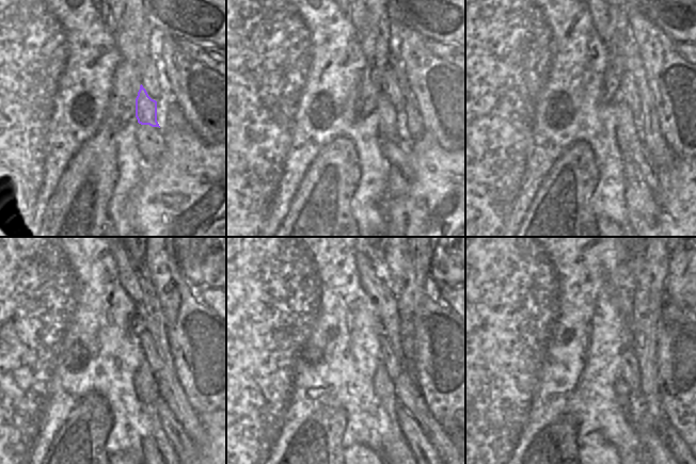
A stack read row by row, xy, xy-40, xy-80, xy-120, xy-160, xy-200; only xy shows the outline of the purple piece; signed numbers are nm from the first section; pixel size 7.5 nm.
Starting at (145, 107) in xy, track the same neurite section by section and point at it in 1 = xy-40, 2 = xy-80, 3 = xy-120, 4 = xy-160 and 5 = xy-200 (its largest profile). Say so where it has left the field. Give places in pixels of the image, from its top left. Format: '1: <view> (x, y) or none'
1: xy-40 (388, 126)
2: xy-80 (639, 203)
3: xy-120 (159, 453)
4: xy-160 (398, 453)
5: xy-200 (622, 390)

